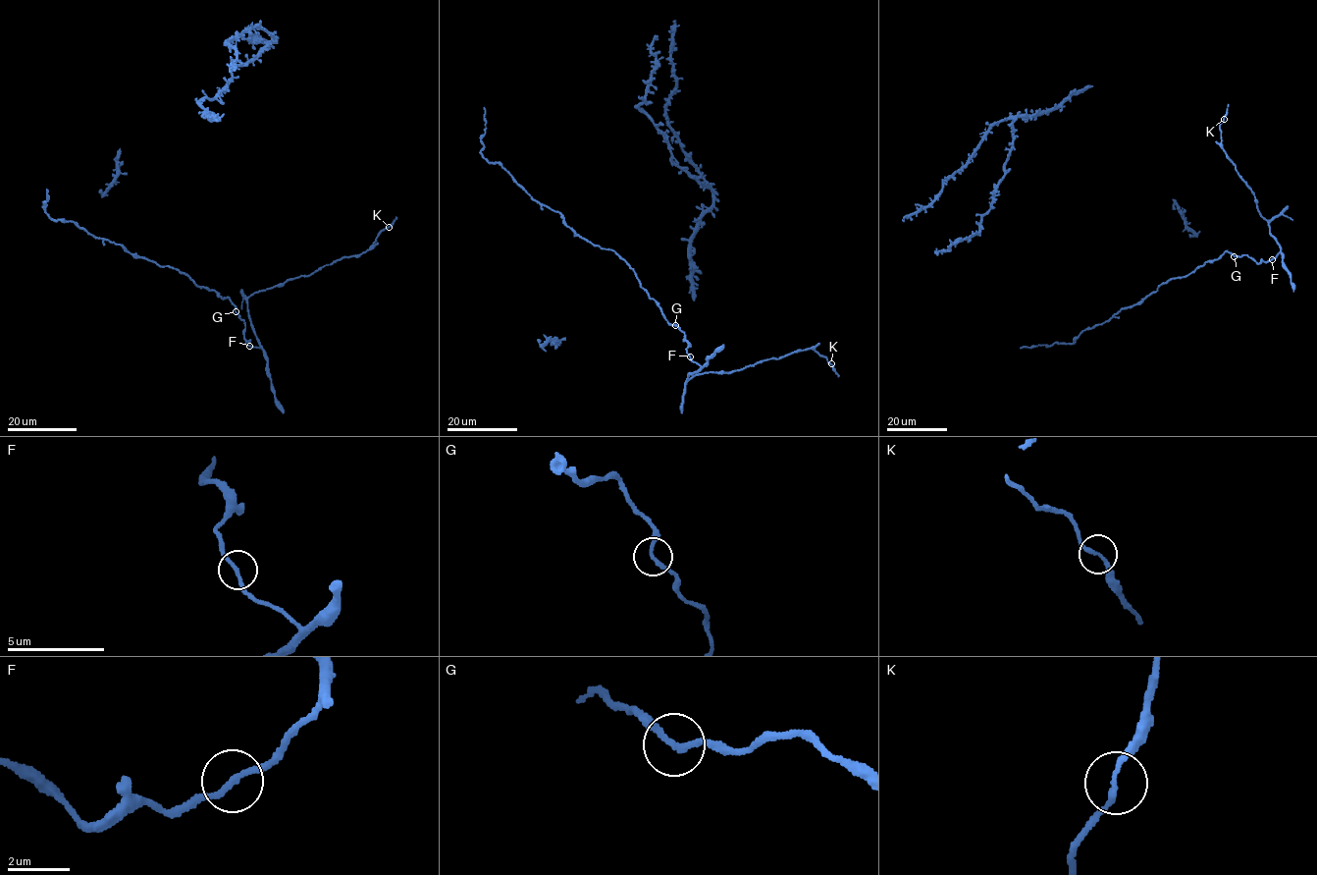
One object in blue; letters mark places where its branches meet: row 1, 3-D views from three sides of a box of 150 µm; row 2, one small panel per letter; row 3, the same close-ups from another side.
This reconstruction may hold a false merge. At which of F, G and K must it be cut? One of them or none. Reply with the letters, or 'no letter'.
no letter

